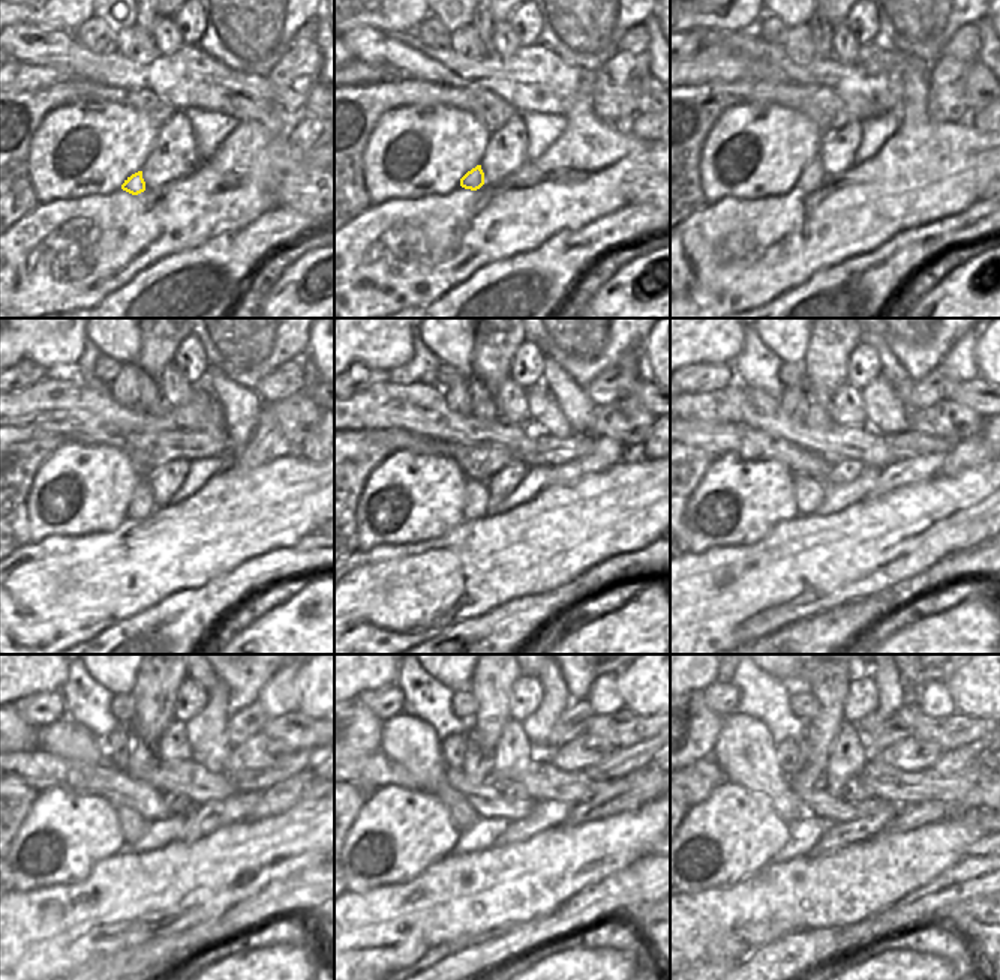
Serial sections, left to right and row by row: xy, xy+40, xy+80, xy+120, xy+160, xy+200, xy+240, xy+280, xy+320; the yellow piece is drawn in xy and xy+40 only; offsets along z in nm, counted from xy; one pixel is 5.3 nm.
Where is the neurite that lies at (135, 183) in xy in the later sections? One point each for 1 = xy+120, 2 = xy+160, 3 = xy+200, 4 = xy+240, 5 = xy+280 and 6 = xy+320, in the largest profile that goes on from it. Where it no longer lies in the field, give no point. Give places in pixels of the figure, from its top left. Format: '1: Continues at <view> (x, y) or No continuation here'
1: Continues at xy+120 (141, 505)
2: Continues at xy+160 (476, 500)
3: Continues at xy+200 (808, 491)
4: Continues at xy+240 (134, 826)
5: Continues at xy+280 (413, 743)
6: Continues at xy+320 (745, 751).

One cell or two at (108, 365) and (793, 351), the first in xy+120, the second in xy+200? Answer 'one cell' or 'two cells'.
two cells

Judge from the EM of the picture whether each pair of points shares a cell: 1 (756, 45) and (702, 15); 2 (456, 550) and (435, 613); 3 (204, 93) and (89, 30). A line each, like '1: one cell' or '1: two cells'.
1: two cells
2: one cell
3: two cells

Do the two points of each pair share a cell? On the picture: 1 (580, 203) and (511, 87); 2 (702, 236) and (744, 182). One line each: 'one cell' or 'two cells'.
1: two cells
2: two cells

